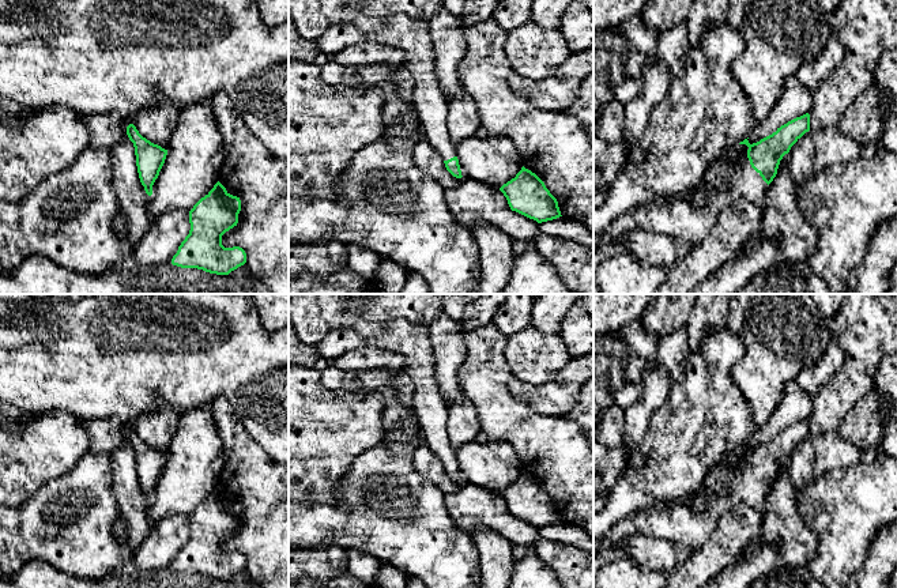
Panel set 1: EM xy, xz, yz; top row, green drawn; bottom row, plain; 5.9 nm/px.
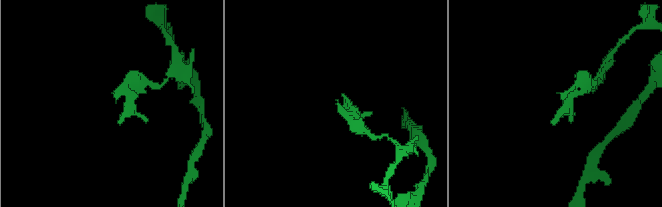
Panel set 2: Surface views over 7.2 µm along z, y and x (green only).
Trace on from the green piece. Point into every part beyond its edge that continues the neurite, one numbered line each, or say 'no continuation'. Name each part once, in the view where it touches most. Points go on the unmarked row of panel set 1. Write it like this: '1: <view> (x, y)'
1: yz (726, 486)

